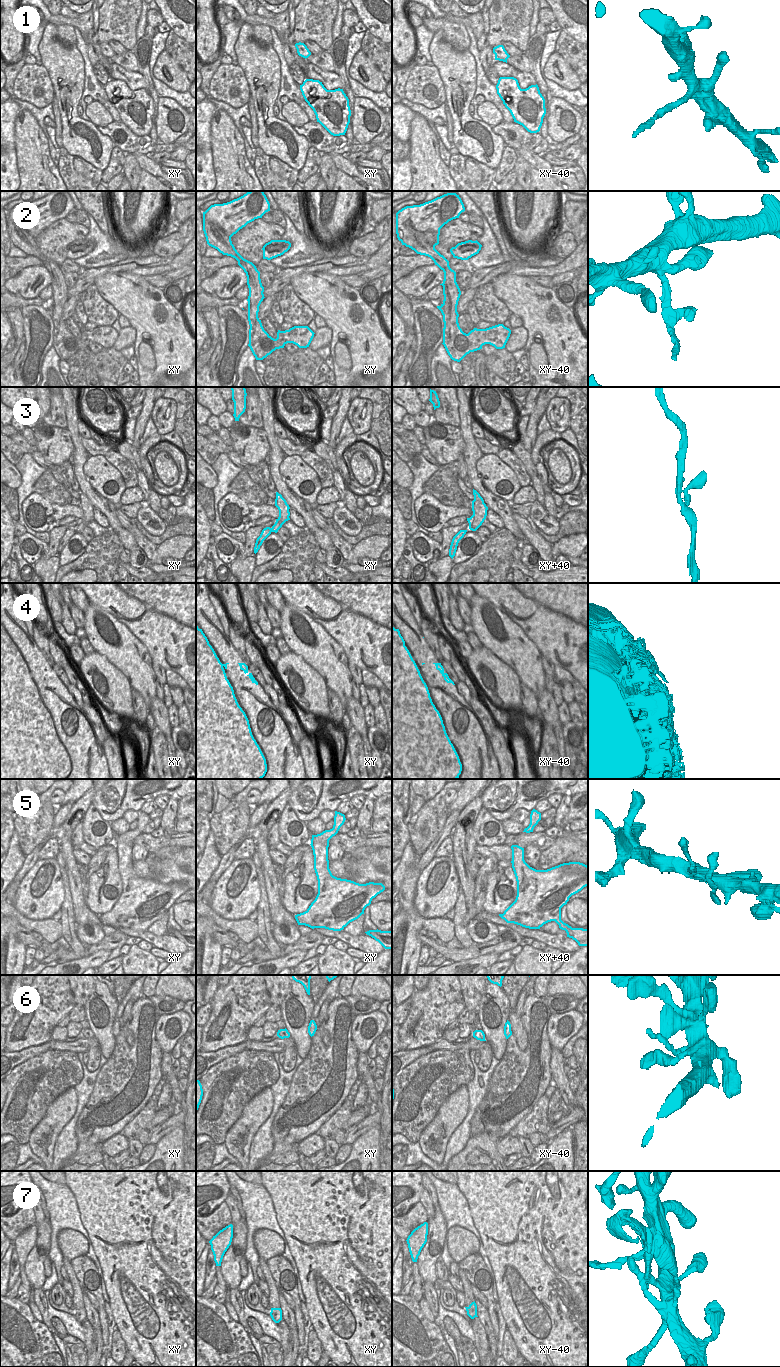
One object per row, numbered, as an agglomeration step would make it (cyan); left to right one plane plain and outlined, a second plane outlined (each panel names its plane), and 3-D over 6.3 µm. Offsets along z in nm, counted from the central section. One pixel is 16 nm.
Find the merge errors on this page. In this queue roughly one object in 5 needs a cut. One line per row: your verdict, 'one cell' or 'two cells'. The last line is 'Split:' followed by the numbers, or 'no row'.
1: two cells
2: two cells
3: one cell
4: one cell
5: one cell
6: one cell
7: two cells
Split: 1, 2, 7

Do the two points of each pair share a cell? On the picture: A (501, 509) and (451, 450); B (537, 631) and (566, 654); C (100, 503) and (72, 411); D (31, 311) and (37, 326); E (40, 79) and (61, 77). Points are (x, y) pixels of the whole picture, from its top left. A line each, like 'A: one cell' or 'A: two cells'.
A: two cells
B: one cell
C: one cell
D: one cell
E: two cells

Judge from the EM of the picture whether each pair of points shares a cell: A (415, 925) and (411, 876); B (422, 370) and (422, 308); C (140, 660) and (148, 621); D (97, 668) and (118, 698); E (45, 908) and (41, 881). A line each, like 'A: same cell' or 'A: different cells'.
A: same cell
B: same cell
C: different cells
D: same cell
E: same cell

